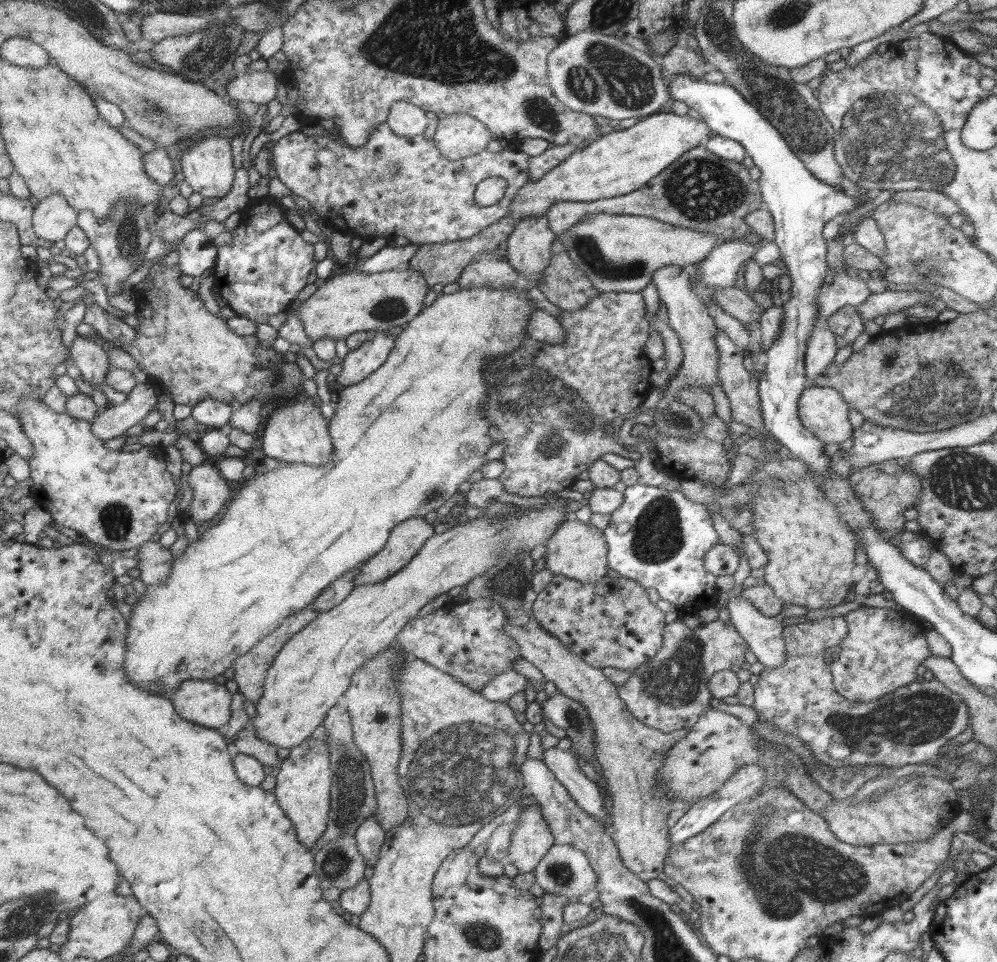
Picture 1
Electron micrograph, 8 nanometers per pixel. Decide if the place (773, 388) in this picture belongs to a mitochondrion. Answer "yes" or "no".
no

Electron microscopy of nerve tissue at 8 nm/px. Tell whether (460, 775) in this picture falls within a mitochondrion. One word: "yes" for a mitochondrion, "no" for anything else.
yes

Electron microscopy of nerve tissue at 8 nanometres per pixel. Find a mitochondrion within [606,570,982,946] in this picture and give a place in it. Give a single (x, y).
(784, 870)

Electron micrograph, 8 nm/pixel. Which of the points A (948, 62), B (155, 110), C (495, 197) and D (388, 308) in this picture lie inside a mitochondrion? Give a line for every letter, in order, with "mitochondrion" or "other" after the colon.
A: other
B: mitochondrion
C: other
D: mitochondrion

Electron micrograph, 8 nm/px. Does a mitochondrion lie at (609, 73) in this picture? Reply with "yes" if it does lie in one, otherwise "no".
yes

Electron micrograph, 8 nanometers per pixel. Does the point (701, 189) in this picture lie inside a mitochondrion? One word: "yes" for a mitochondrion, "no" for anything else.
yes

